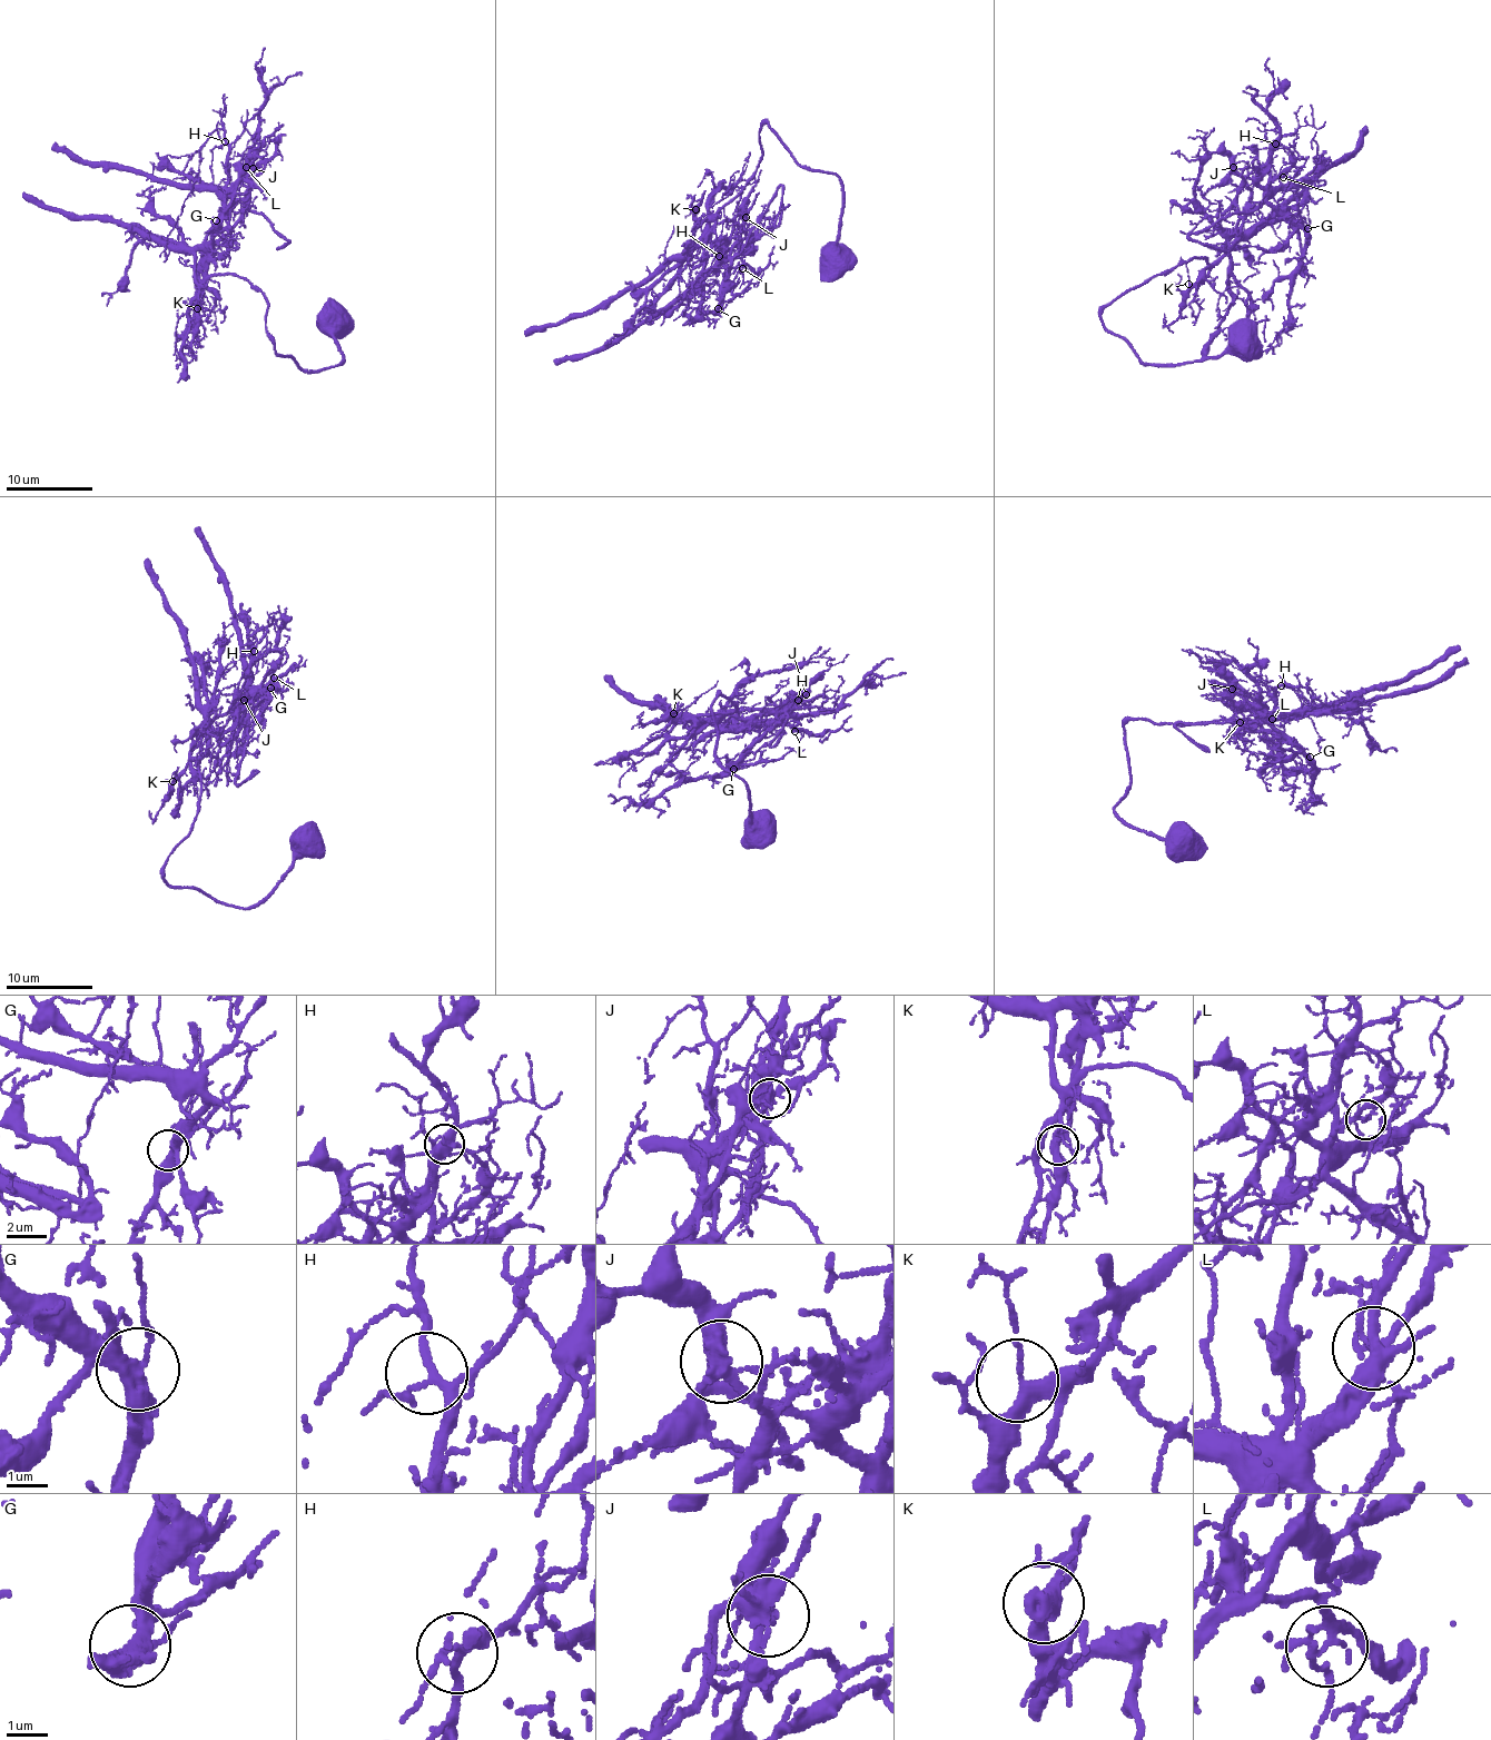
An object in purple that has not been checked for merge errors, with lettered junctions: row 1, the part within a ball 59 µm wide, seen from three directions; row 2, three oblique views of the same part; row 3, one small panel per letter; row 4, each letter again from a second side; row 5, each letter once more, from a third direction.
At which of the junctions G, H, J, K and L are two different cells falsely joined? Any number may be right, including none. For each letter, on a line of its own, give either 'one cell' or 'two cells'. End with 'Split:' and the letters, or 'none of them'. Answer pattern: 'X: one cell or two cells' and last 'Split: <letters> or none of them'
G: one cell
H: one cell
J: two cells
K: one cell
L: one cell
Split: J

